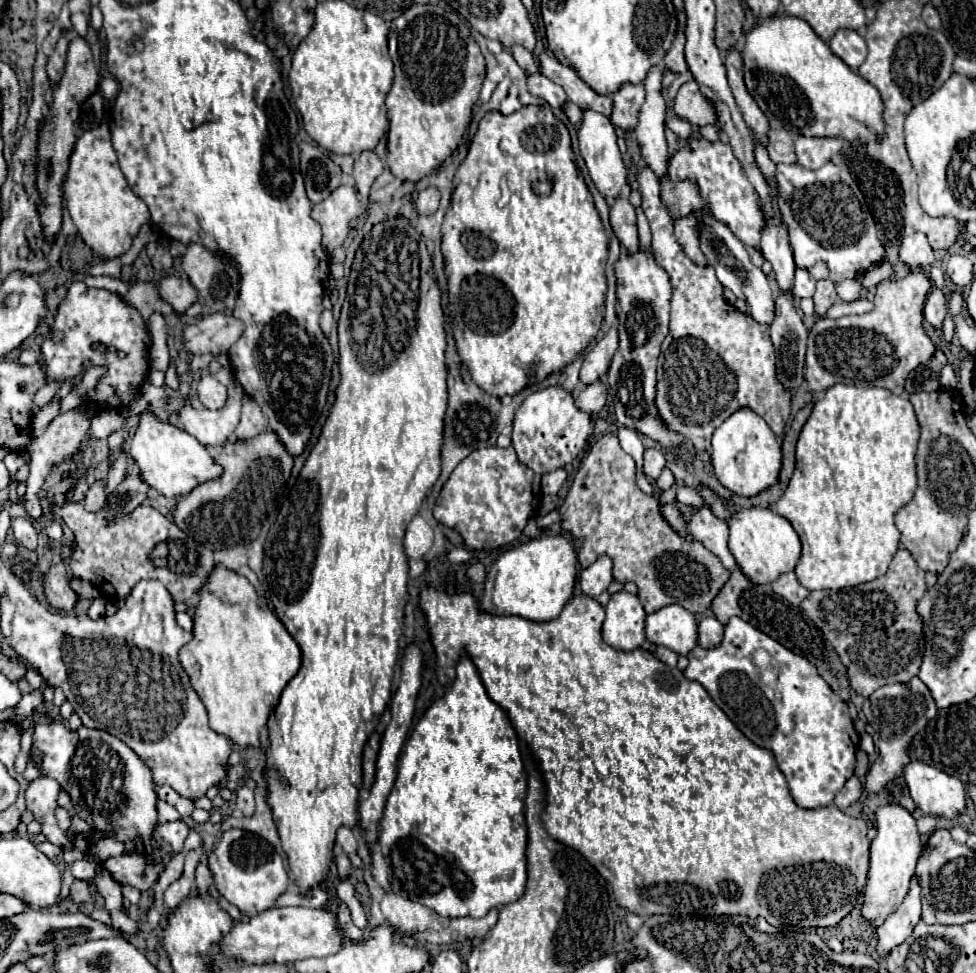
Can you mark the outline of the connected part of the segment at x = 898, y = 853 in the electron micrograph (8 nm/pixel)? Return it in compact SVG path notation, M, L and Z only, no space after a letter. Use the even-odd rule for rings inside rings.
M898 804L880 806L876 810L876 832L876 838L870 844L870 870L862 904L862 918L872 926L872 930L902 904L922 850L914 816Z

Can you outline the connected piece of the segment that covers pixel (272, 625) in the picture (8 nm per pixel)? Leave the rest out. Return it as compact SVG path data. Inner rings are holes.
M216 564L208 582L200 588L192 634L194 638L182 646L178 658L208 710L210 728L228 736L240 748L268 746L266 720L284 686L300 668L300 648L294 638L268 610L254 586L222 564Z

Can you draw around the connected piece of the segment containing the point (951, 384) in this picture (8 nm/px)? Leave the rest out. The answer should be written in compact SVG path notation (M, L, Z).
M946 366L946 368L942 370L940 384L942 384L942 388L946 388L946 390L954 390L954 388L956 388L958 378L956 378L956 372L954 372L954 368L952 368L952 366Z

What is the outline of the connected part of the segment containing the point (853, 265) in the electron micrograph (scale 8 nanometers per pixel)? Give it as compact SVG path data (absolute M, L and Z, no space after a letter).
M832 162L818 170L778 164L776 178L780 188L778 208L788 228L798 268L810 268L822 260L830 268L830 280L838 284L846 278L860 278L872 264L884 260L884 246L878 240L874 218L848 168Z

